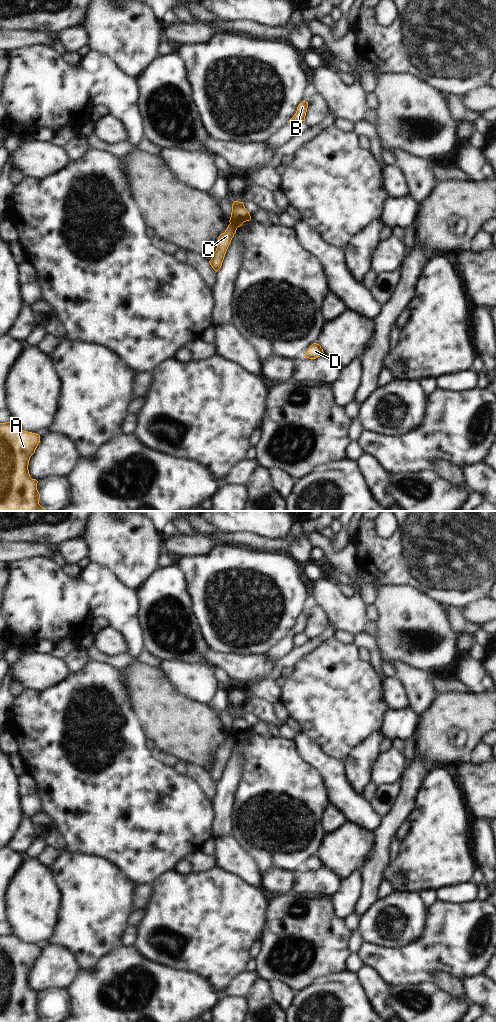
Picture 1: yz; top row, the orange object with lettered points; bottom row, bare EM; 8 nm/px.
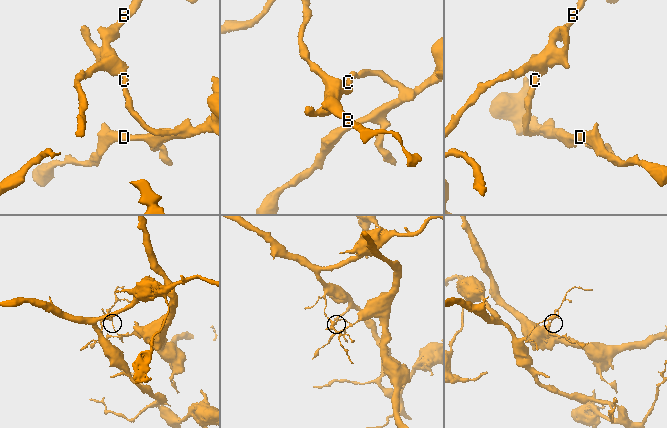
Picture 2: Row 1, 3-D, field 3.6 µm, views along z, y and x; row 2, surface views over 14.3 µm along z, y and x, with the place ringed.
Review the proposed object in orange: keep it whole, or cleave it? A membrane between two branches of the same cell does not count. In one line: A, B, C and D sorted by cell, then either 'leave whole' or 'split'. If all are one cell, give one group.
groups A B / C D; split

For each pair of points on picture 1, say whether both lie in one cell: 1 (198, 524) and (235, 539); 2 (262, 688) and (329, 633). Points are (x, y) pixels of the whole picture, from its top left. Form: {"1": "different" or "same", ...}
{"1": "same", "2": "same"}

